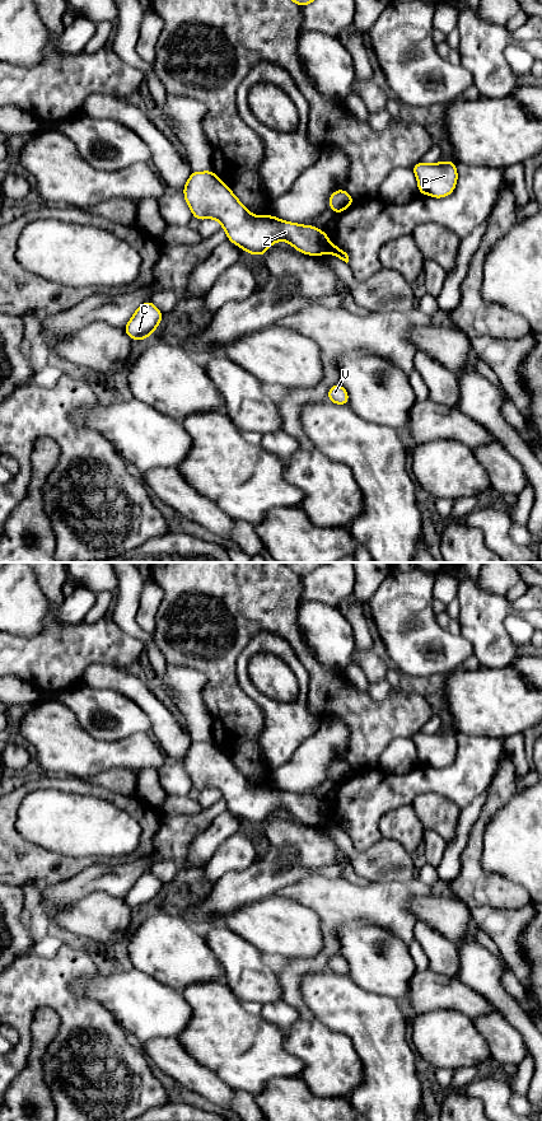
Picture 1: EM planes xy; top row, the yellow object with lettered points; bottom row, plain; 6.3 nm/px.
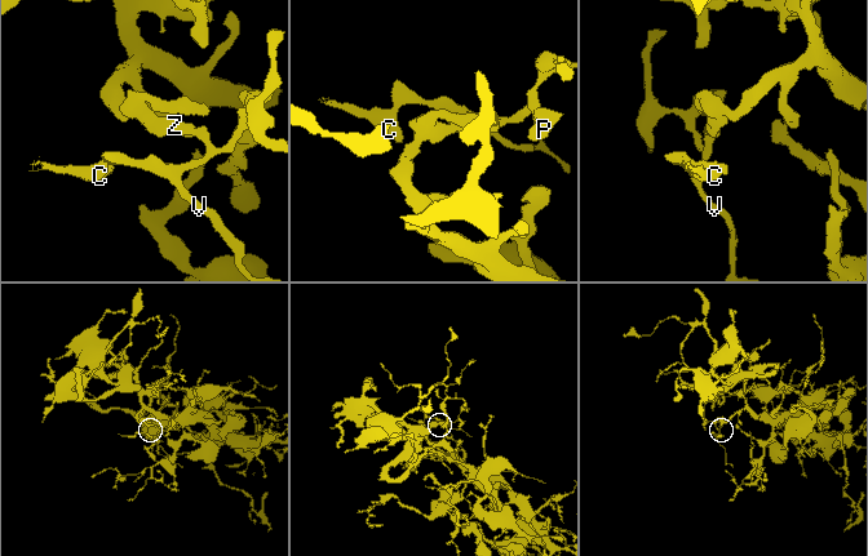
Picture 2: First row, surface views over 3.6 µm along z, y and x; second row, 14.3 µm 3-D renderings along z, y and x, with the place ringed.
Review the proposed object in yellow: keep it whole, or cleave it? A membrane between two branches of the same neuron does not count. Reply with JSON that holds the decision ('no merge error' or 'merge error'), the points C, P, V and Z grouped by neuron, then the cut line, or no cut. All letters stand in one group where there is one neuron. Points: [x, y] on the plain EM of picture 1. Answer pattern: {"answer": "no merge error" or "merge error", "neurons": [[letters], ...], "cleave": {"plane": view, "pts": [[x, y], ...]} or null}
{"answer": "merge error", "neurons": [["C", "P", "V"], ["Z"]], "cleave": {"plane": "xy", "pts": [[331, 814], [327, 822]]}}

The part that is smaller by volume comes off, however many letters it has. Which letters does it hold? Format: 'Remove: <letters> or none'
Remove: C, P, V

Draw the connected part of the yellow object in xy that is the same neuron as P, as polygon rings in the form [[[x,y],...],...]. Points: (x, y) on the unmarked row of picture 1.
[[[450,730],[435,734],[419,732],[412,741],[417,748],[419,763],[441,769],[449,766],[455,758],[457,737]]]

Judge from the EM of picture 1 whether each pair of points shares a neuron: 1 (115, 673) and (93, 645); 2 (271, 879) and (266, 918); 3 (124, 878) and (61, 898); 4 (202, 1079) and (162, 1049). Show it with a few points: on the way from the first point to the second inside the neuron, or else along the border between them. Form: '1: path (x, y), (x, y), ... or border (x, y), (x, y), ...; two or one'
1: border (125, 668), (90, 664), (80, 677); two
2: border (276, 893), (241, 909); two
3: path (108, 878), (92, 878), (76, 887); one
4: path (192, 1075), (172, 1059); one

